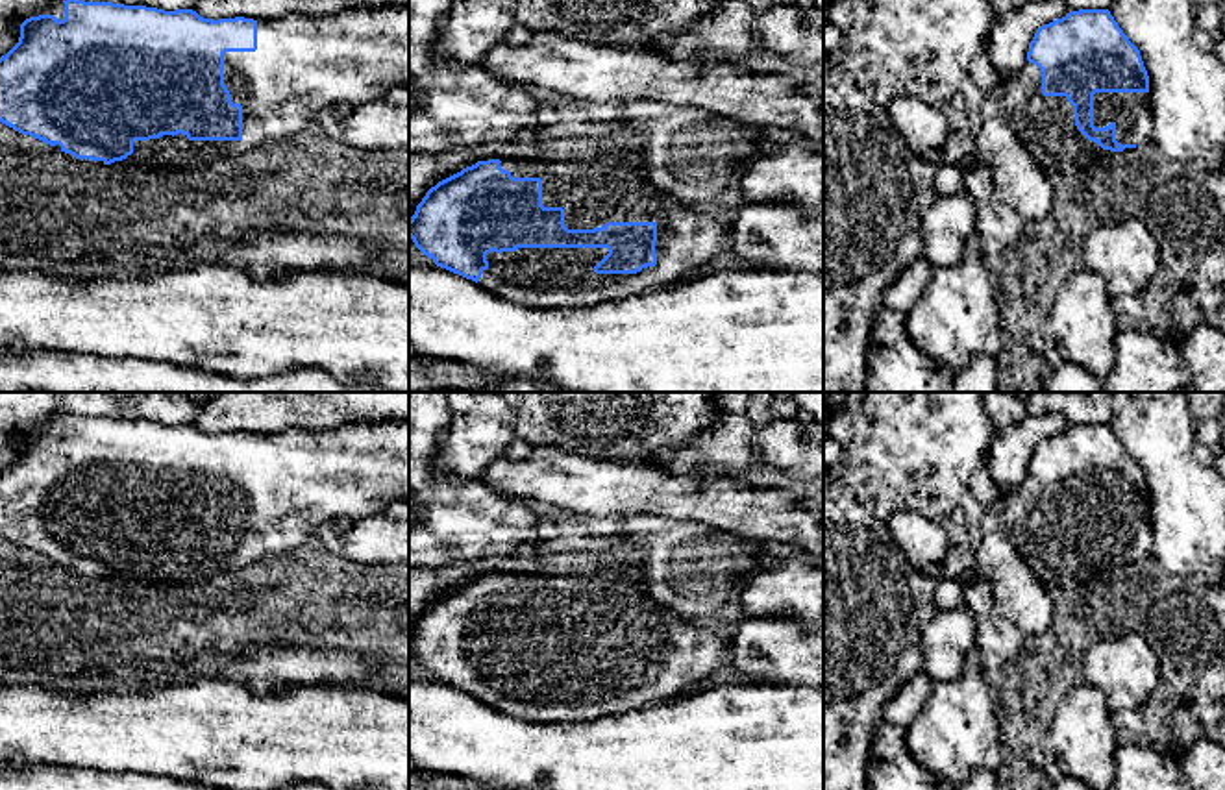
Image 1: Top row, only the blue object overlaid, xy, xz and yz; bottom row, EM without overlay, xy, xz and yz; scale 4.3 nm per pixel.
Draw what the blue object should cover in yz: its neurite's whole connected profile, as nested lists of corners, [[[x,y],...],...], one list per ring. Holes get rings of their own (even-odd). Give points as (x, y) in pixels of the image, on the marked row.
[[[1079,9],[1044,24],[1029,43],[1027,61],[1042,72],[1044,96],[1066,96],[1075,126],[1103,150],[1123,152],[1151,142],[1153,117],[1149,76],[1140,50],[1108,9]]]

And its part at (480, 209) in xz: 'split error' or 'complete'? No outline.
split error

